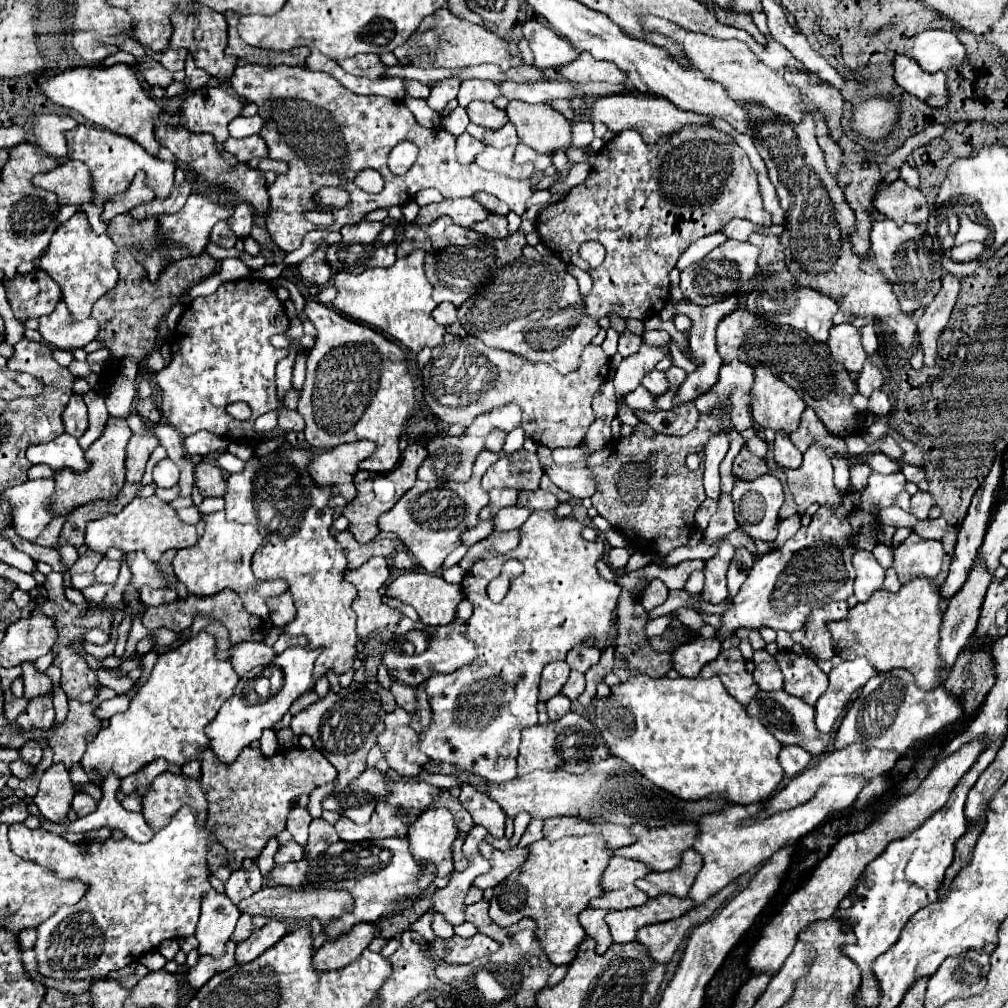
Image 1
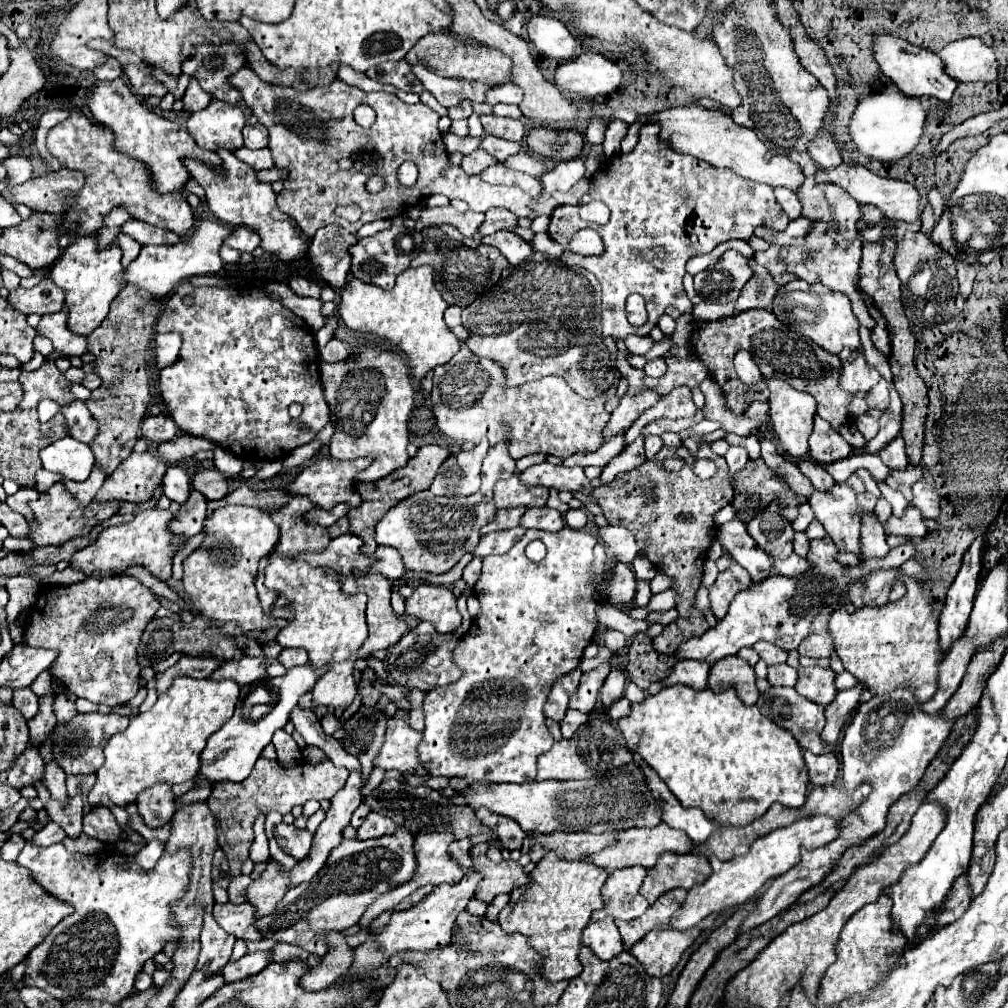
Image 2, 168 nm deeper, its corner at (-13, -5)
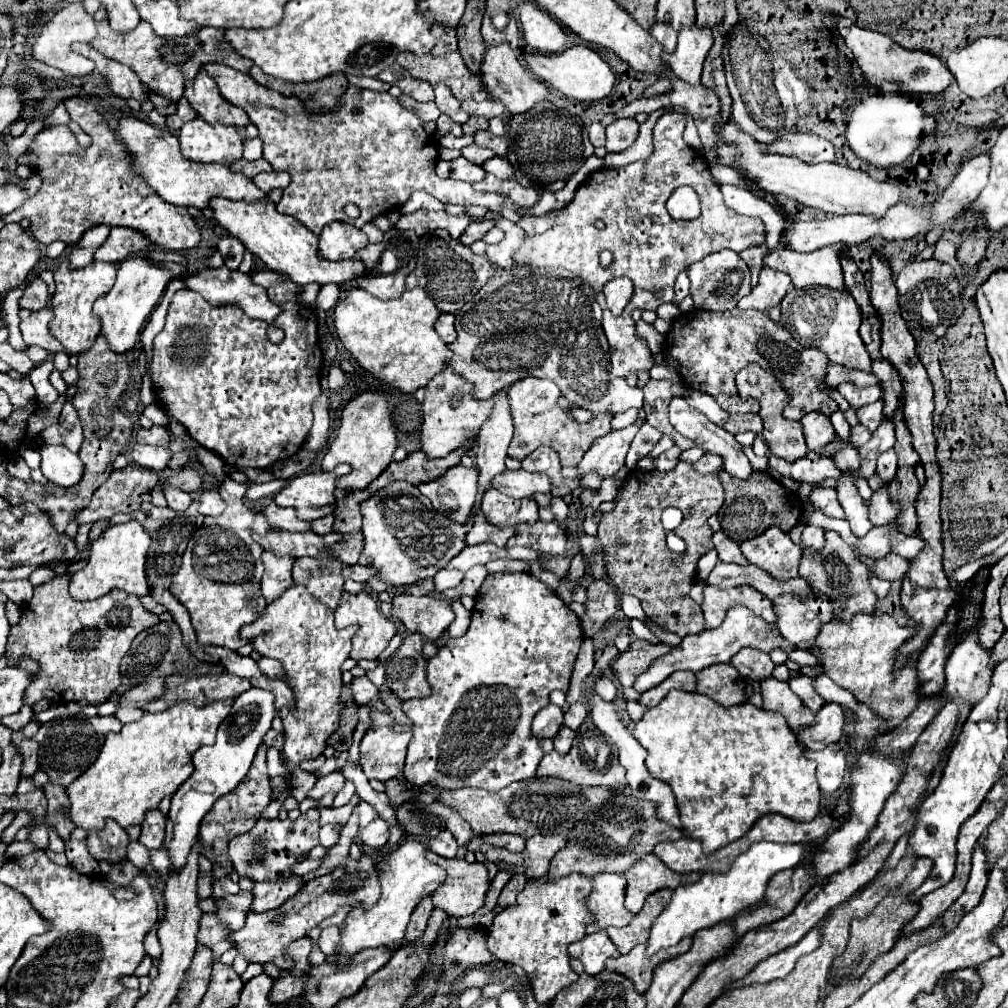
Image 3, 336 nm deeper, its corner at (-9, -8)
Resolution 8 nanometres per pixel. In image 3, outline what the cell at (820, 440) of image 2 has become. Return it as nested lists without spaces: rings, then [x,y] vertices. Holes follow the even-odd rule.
[[[807,413],[801,417],[801,425],[807,447],[811,451],[823,451],[827,445],[835,443],[835,429],[825,413]]]

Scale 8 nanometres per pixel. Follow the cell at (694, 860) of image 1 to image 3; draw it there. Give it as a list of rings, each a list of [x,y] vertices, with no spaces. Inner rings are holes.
[[[649,853],[645,855],[641,861],[637,861],[637,865],[633,865],[633,869],[625,871],[625,907],[635,915],[641,911],[645,899],[663,889],[675,889],[679,885],[685,883],[695,883],[699,881],[699,873],[689,873],[689,875],[679,875],[675,871],[671,871],[669,867],[663,865],[663,861]]]

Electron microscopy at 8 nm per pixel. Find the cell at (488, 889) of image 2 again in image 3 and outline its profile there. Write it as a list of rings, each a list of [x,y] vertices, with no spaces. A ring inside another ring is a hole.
[[[433,851],[425,853],[429,861],[441,865],[447,871],[441,889],[431,893],[433,905],[443,909],[449,917],[473,915],[483,907],[485,895],[489,891],[487,869],[483,863],[467,863],[465,859],[445,859]]]

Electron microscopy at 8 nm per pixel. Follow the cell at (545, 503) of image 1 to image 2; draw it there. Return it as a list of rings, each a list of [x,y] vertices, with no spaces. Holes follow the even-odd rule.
[[[543,506],[543,508],[529,508],[521,518],[523,528],[543,528],[543,530],[561,530],[565,526],[563,516],[559,510]]]

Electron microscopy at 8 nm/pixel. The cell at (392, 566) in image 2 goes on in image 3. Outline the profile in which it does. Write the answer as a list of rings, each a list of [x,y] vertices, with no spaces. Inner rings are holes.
[[[301,557],[293,565],[293,583],[303,583],[305,587],[311,587],[313,597],[317,597],[321,603],[329,605],[329,609],[337,609],[343,593],[343,583],[347,579],[353,581],[365,581],[373,577],[373,567],[363,567],[359,563],[345,565],[337,559],[321,561],[313,557]]]

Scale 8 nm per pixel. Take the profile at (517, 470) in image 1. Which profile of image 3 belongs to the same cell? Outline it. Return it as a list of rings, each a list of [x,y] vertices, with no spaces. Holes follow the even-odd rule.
[[[495,489],[483,495],[481,511],[485,519],[497,527],[515,527],[519,523],[533,525],[537,521],[537,503],[533,499],[513,499]]]

